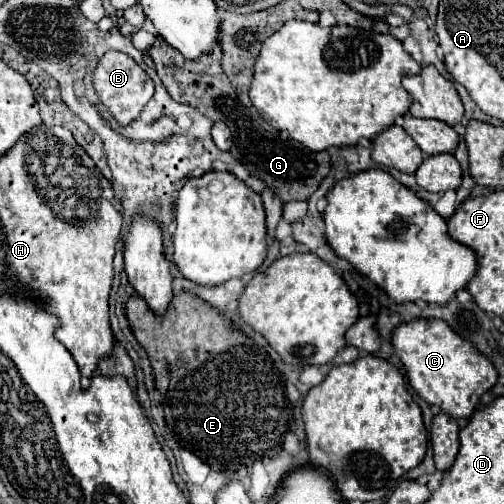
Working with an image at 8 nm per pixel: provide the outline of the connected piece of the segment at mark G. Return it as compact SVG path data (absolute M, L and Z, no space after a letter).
M156 37L154 45L144 53L154 59L158 77L162 79L166 91L174 101L194 107L212 121L224 121L232 129L234 133L234 143L230 149L232 157L240 161L250 171L250 175L262 179L268 189L274 189L274 193L278 193L282 203L308 201L316 193L322 179L332 169L330 155L326 151L312 153L292 139L274 135L274 129L264 127L262 119L252 119L250 115L246 115L244 107L240 107L238 103L236 91L232 89L226 73L220 67L220 57L204 53L202 59L190 61L182 57L182 53L178 53L174 47L170 47L162 37Z

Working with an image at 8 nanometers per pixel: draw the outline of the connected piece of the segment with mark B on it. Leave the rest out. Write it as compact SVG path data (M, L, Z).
M108 51L98 59L98 65L92 75L92 83L94 83L94 89L96 89L102 105L110 109L110 113L114 115L118 125L128 125L136 117L140 117L142 107L154 95L152 79L144 73L144 69L140 65L136 65L126 53L120 53L120 51Z

